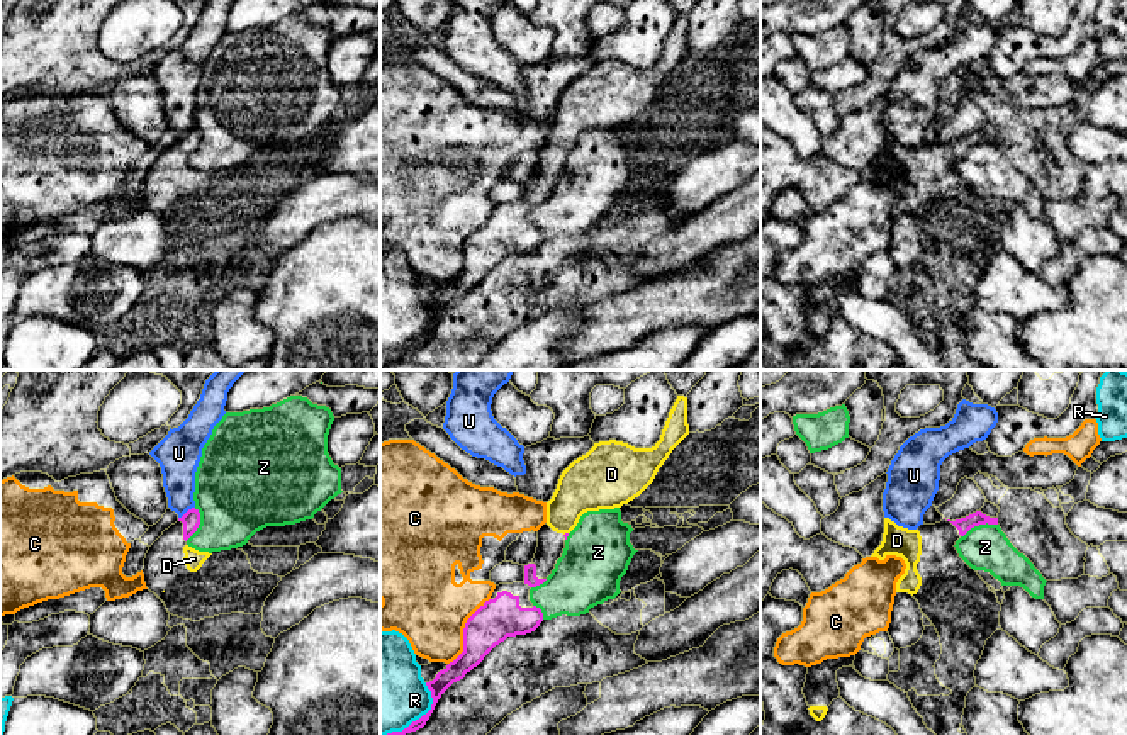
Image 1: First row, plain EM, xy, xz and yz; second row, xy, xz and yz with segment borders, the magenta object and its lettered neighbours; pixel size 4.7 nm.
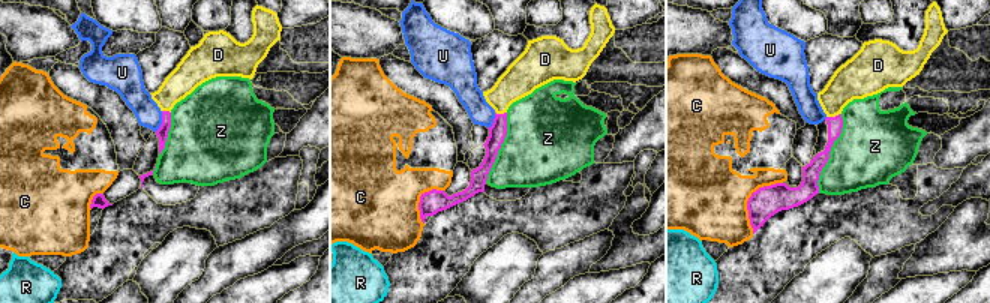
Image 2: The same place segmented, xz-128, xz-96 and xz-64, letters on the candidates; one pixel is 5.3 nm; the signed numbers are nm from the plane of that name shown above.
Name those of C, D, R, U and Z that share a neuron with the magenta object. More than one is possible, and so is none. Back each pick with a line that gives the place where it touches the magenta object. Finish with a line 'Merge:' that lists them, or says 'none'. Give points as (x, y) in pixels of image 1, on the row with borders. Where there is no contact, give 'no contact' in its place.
D: contact xz (566, 533)
Merge: D

